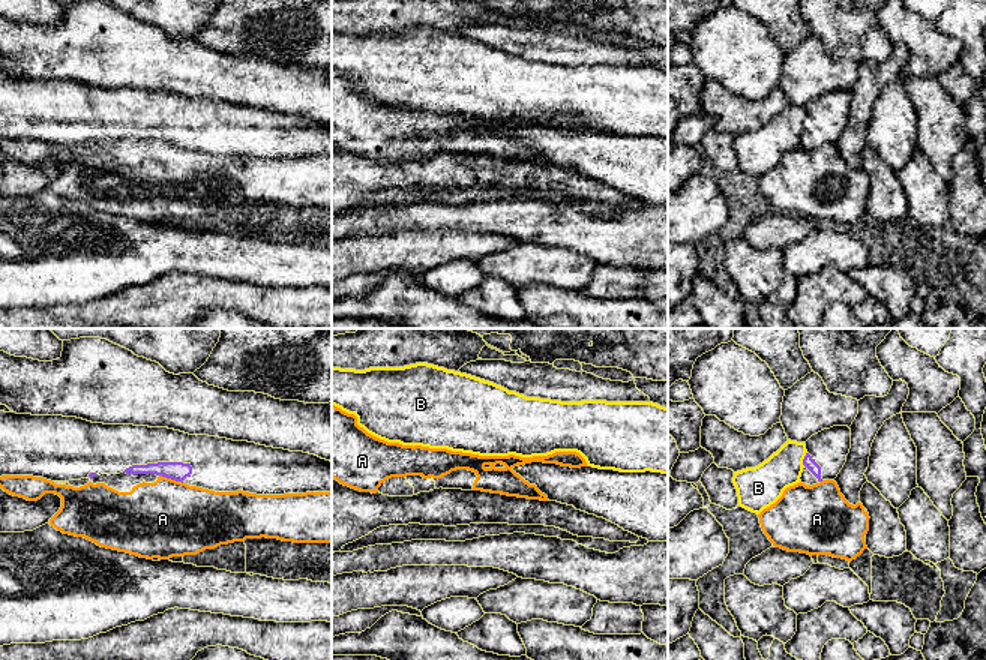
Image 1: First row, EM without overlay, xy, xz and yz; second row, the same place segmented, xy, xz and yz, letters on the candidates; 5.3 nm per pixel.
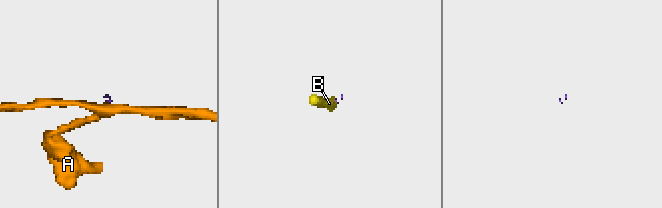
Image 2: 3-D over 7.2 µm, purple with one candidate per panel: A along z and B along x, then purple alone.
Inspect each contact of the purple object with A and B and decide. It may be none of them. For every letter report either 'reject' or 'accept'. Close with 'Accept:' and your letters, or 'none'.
A: reject
B: reject
Accept: none

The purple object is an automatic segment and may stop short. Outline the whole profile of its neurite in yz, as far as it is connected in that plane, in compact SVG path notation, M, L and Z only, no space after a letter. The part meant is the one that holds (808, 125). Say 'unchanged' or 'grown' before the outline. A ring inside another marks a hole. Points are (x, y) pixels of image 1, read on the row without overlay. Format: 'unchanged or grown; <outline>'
grown; M833 90L812 99L806 106L806 120L801 147L816 148L822 144L834 144L846 126L851 112L851 93Z

